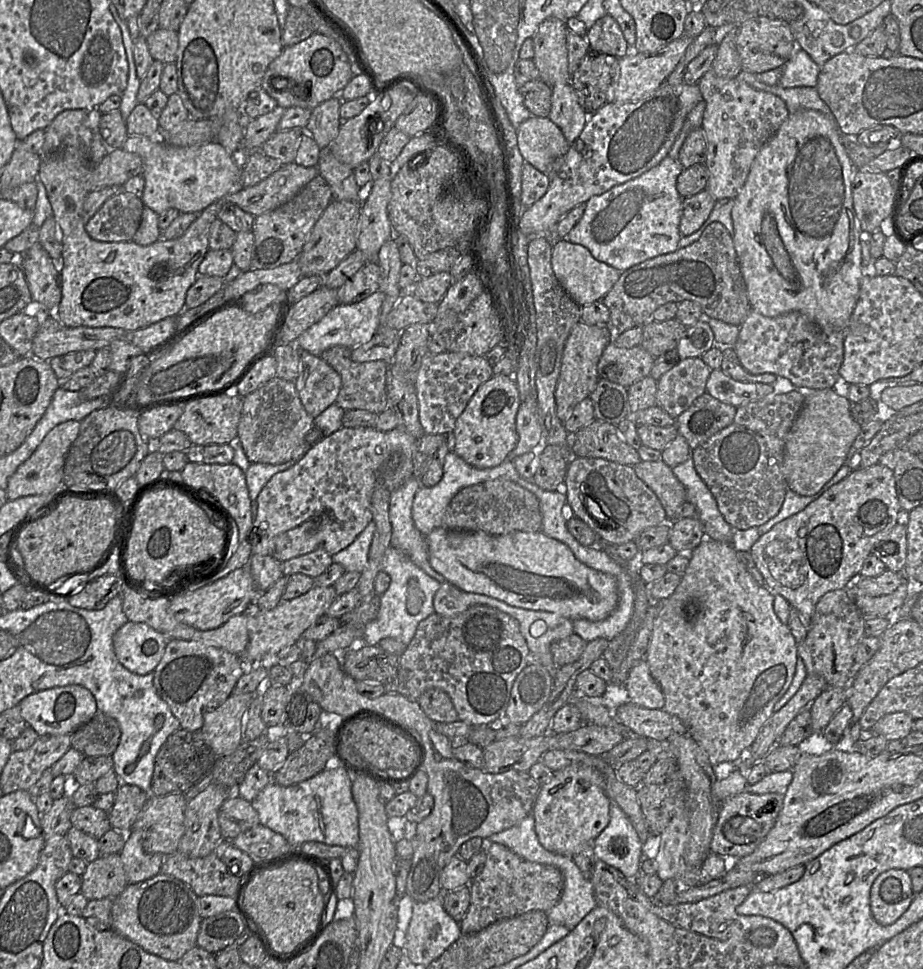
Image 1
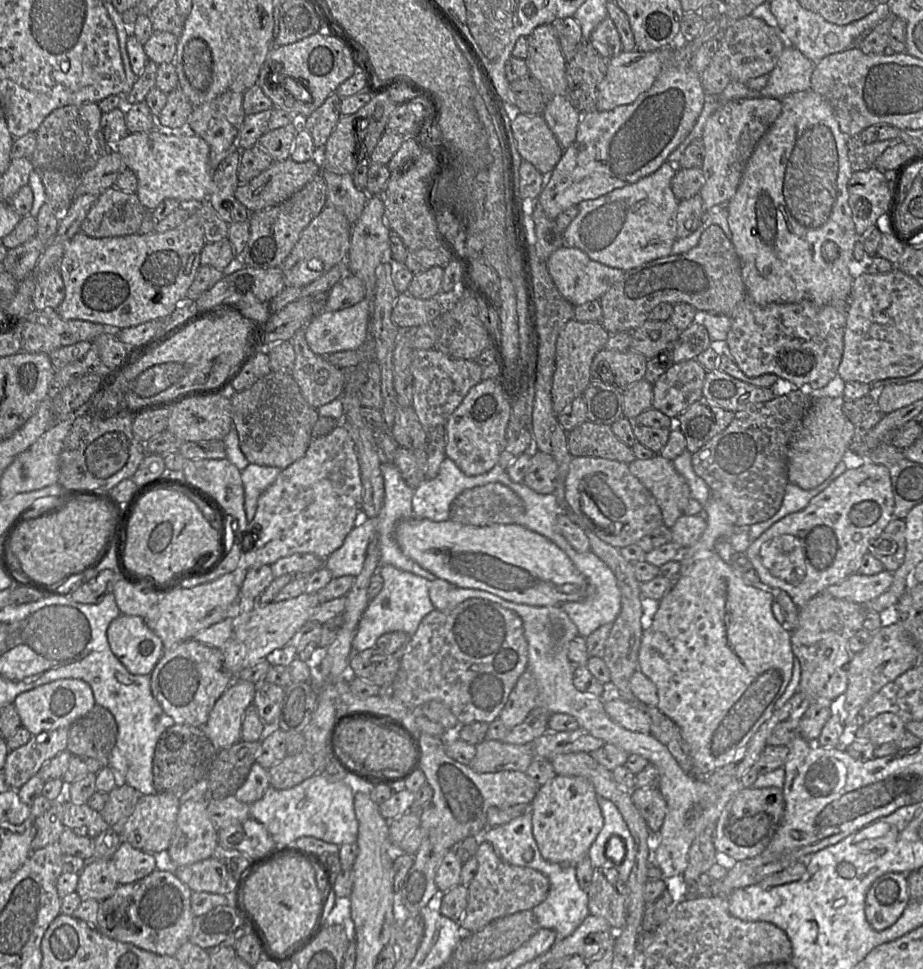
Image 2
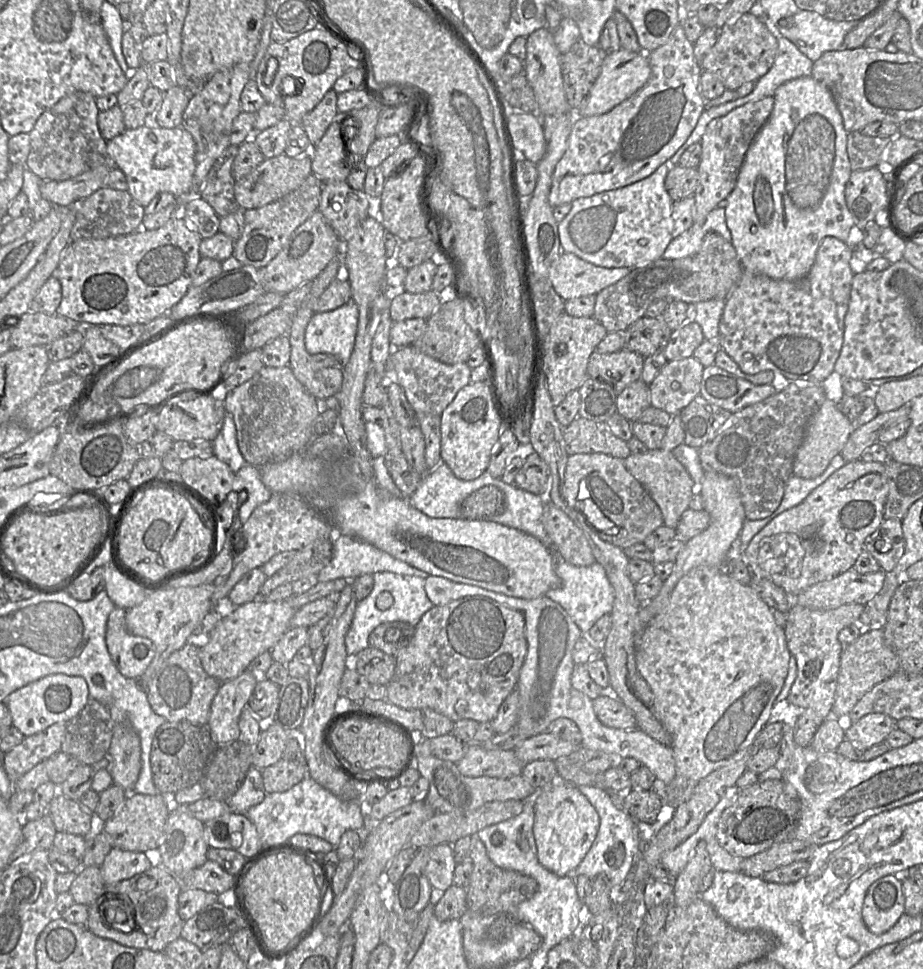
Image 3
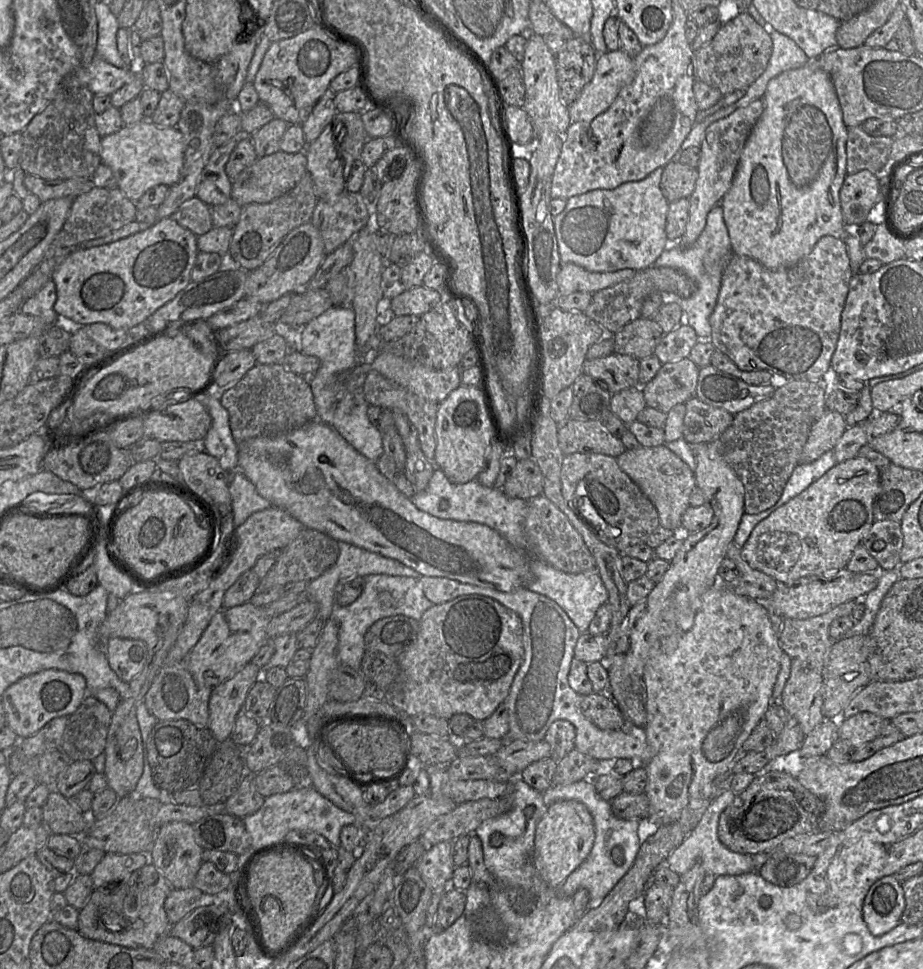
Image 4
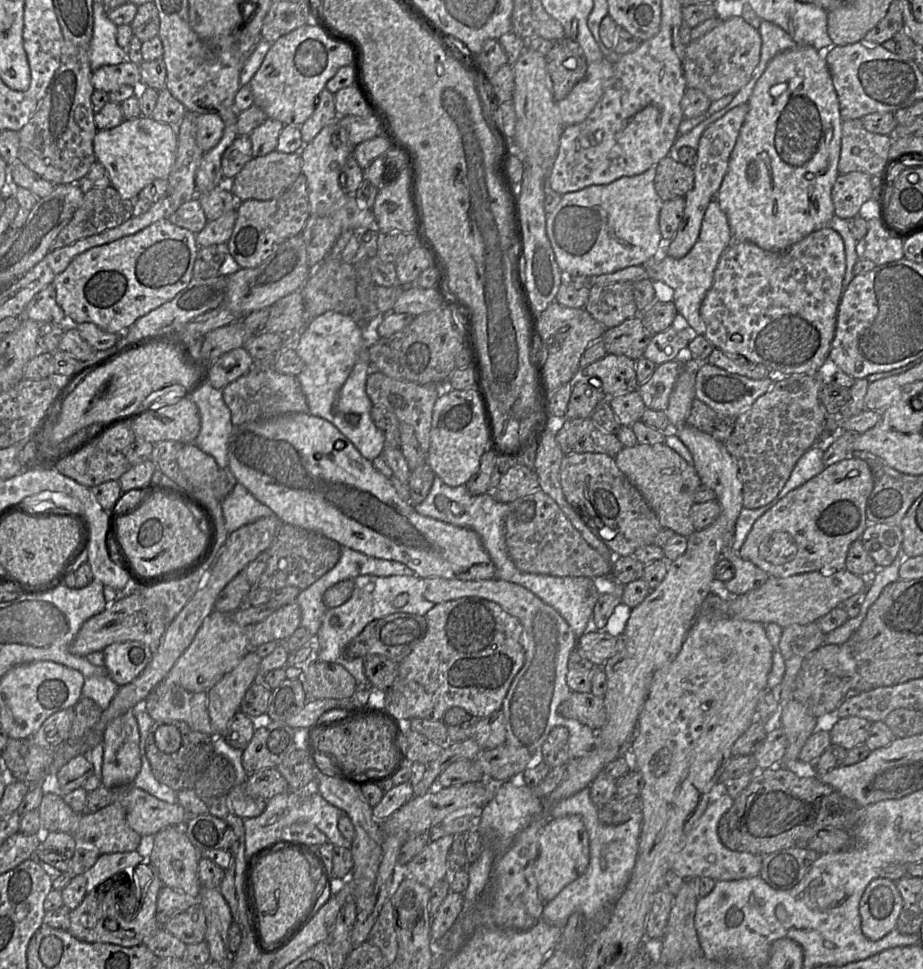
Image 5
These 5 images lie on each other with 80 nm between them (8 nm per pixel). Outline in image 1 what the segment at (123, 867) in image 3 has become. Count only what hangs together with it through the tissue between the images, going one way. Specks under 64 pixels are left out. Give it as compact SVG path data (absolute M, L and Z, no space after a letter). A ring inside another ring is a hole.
M129 831L120 855L128 884L145 881L161 871L164 855L145 851L140 843L140 834Z

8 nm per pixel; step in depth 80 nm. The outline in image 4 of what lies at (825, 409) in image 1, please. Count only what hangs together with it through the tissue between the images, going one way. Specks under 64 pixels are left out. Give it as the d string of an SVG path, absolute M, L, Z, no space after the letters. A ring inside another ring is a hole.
M826 409L811 428L798 464L811 463L825 452L832 451L847 427L845 416Z

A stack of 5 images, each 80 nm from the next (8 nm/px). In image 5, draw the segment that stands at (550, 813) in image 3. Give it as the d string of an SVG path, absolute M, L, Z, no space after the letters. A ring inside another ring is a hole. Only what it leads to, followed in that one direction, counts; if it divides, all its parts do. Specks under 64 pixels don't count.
M580 816L548 818L539 833L538 855L534 863L538 892L544 904L551 901L565 886L586 871L589 865L589 856L589 837Z

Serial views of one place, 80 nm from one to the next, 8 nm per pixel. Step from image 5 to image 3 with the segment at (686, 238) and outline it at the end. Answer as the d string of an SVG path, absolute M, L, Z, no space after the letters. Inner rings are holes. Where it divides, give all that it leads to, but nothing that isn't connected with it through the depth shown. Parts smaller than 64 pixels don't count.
M765 97L737 107L727 115L713 119L707 124L700 142L702 154L697 167L699 181L693 195L695 200L694 224L703 224L707 215L722 201L725 201L734 190L745 155L754 138L770 117L773 107L774 98Z

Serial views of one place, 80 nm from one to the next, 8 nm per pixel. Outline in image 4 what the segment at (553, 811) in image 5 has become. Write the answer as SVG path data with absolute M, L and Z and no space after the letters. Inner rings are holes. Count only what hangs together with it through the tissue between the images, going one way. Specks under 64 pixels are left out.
M590 779L566 786L552 786L543 792L543 801L546 807L561 800L575 800L587 807L594 822L595 840L588 857L561 884L558 893L565 897L573 897L579 889L584 888L589 893L588 909L595 909L601 905L605 897L629 871L637 857L640 849L639 820L617 818L612 812L610 802L597 794L594 782ZM615 847L620 847L624 854L624 863L620 866L616 865L612 859L612 850Z

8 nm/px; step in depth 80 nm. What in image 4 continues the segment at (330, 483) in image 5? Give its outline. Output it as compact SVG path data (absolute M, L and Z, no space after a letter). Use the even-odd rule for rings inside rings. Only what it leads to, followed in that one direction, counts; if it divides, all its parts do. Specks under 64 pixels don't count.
M315 420L277 436L255 437L240 443L238 445L238 469L253 483L257 492L267 499L272 506L284 509L301 522L305 528L318 530L337 541L343 541L395 559L419 572L422 576L446 577L461 583L468 583L502 592L511 592L525 585L527 561L529 560L529 557L525 553L515 549L497 531L484 524L440 519L419 510L415 507L411 498L402 494L393 483L381 474L377 468L376 461L371 461L359 453L333 427L326 423Z

